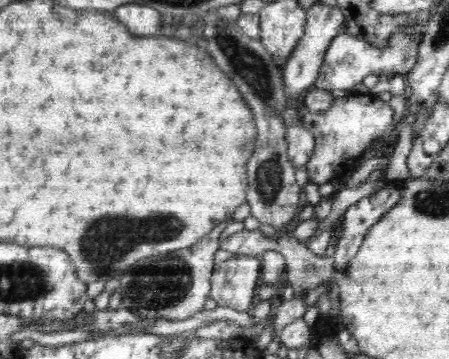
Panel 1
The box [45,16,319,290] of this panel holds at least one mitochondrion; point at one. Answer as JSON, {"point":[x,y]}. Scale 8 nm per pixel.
{"point":[91,240]}

